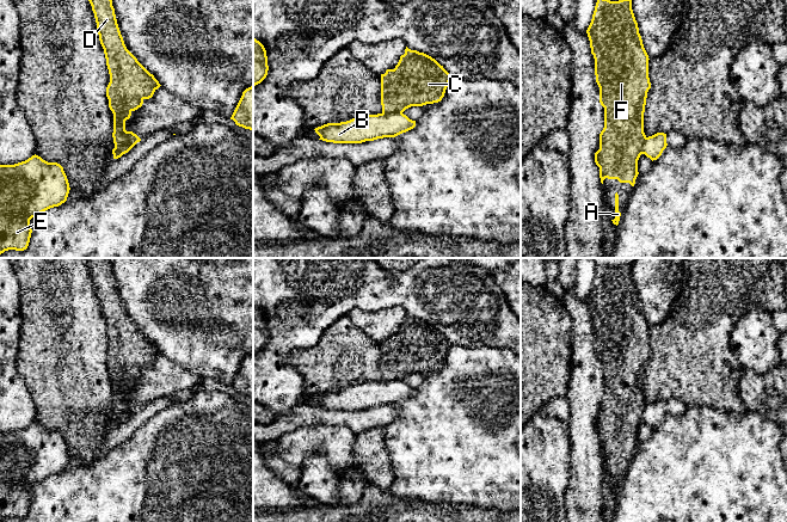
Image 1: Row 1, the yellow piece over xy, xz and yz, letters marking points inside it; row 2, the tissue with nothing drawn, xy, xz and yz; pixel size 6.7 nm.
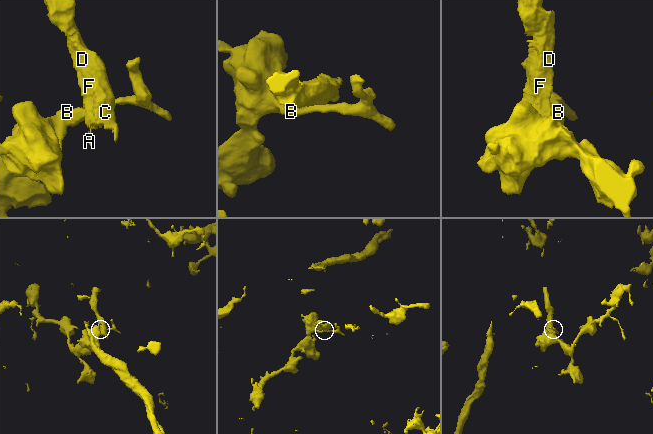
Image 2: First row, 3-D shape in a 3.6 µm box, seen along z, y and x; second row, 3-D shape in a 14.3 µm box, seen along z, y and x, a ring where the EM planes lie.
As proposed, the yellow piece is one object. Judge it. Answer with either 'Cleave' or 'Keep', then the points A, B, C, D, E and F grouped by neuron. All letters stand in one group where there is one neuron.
Cleave. Groups: A C D F / B E

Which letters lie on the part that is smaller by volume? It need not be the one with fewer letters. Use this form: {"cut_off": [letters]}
{"cut_off": ["A", "C", "D", "F"]}

